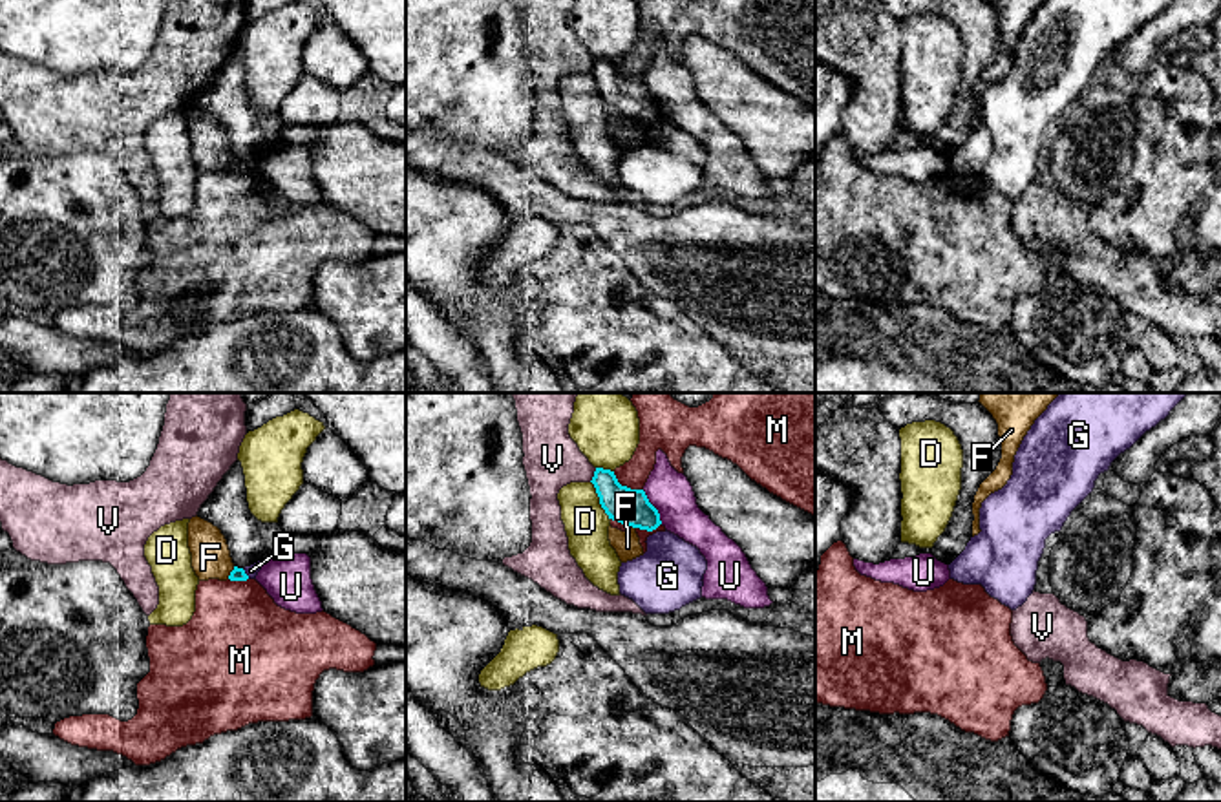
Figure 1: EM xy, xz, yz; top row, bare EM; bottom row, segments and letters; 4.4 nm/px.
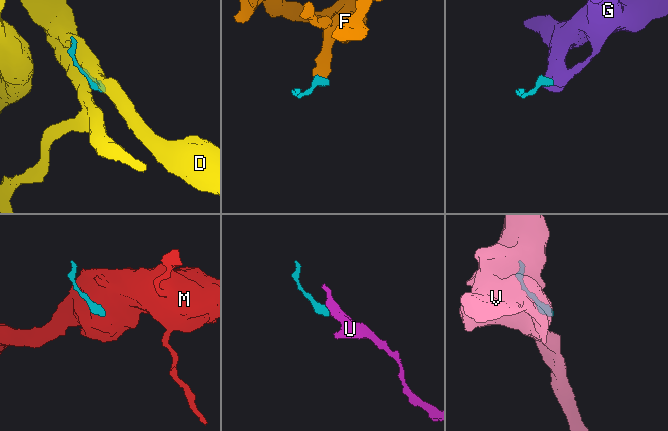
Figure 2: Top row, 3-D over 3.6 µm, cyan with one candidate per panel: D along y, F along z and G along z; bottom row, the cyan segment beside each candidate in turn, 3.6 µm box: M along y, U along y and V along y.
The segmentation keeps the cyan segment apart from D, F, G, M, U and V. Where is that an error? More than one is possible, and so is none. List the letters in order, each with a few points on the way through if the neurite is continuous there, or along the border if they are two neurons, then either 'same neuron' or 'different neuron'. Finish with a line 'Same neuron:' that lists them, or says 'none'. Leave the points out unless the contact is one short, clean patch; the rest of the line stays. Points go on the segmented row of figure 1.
D: different neuron
F: border along xy (234, 567), (227, 578); different neuron
G: border along xy (242, 569), (249, 578); different neuron
M: different neuron
U: border along xz (642, 490), (662, 523); different neuron
V: different neuron
Same neuron: none

